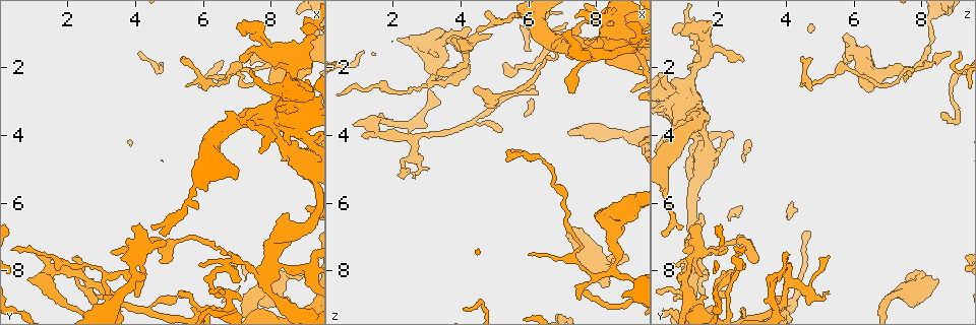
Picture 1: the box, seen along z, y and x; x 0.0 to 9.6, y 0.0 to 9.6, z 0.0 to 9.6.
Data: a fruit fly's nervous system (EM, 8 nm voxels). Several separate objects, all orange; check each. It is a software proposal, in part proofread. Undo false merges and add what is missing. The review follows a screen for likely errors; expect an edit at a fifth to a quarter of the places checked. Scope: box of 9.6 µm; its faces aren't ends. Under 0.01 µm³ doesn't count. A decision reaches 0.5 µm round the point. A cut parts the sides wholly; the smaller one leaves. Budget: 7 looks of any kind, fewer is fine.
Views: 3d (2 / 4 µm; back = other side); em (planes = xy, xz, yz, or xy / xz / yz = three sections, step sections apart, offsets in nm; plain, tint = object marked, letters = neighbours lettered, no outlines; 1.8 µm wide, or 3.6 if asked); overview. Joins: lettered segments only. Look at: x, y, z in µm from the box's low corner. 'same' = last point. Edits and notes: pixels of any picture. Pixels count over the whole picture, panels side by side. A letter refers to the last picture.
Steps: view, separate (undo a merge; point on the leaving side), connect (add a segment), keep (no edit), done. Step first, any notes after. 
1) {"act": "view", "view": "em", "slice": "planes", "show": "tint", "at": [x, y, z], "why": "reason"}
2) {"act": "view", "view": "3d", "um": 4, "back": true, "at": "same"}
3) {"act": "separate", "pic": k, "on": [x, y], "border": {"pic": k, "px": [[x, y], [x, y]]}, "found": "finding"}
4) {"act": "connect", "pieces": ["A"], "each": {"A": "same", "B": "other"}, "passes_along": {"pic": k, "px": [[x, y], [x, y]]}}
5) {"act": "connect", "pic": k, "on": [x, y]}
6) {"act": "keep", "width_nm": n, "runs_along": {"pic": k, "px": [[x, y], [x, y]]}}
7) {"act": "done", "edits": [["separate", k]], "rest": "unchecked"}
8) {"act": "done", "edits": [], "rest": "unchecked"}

{"act": "view", "view": "em", "slice": "planes", "show": "letters", "at": [1.60, 7.90, 3.90], "why": "abrupt turn"}

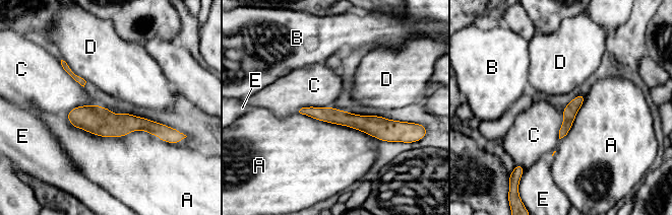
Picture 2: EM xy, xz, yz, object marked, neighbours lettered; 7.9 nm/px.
{"act": "keep", "each": {"A": "other", "B": "other", "C": "other", "D": "other", "E": "other"}, "runs_along": {"pic": 2, "px": [[70, 115], [165, 129]]}, "found": "one cell here"}

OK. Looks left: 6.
{"act": "view", "view": "em", "slice": "planes", "show": "letters", "at": [3.05, 8.30, 2.45]}

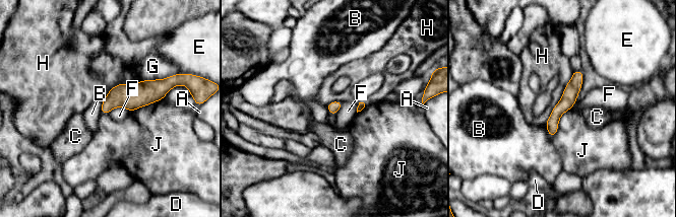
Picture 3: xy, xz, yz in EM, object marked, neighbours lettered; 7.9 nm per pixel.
{"act": "keep", "width_nm": 90, "each": {"A": "other", "B": "other", "C": "other", "D": "other", "E": "other", "F": "other", "G": "other", "H": "other", "J": "other"}, "runs_along": {"pic": 3, "px": [[578, 72], [551, 133]]}, "found": "one cell here"}

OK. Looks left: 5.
{"act": "view", "view": "em", "um": 3.6, "slice": "planes", "show": "letters", "at": [8.45, 8.25, 8.35], "why": "stops while still wide"}

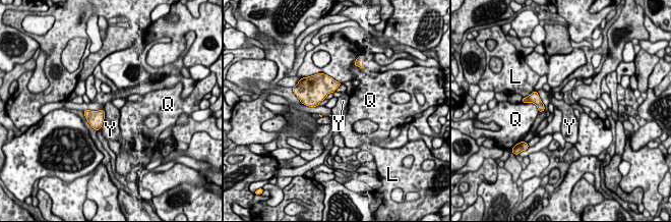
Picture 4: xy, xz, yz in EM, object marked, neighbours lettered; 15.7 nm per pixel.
{"act": "keep", "each": {"L": "other", "Q": "other", "Y": "other"}, "border": {"pic": 4, "px": [[537, 91], [544, 106], [540, 113]]}, "found": "none of them fits"}

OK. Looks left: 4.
{"act": "done", "edits": [], "rest": "unchecked"}

